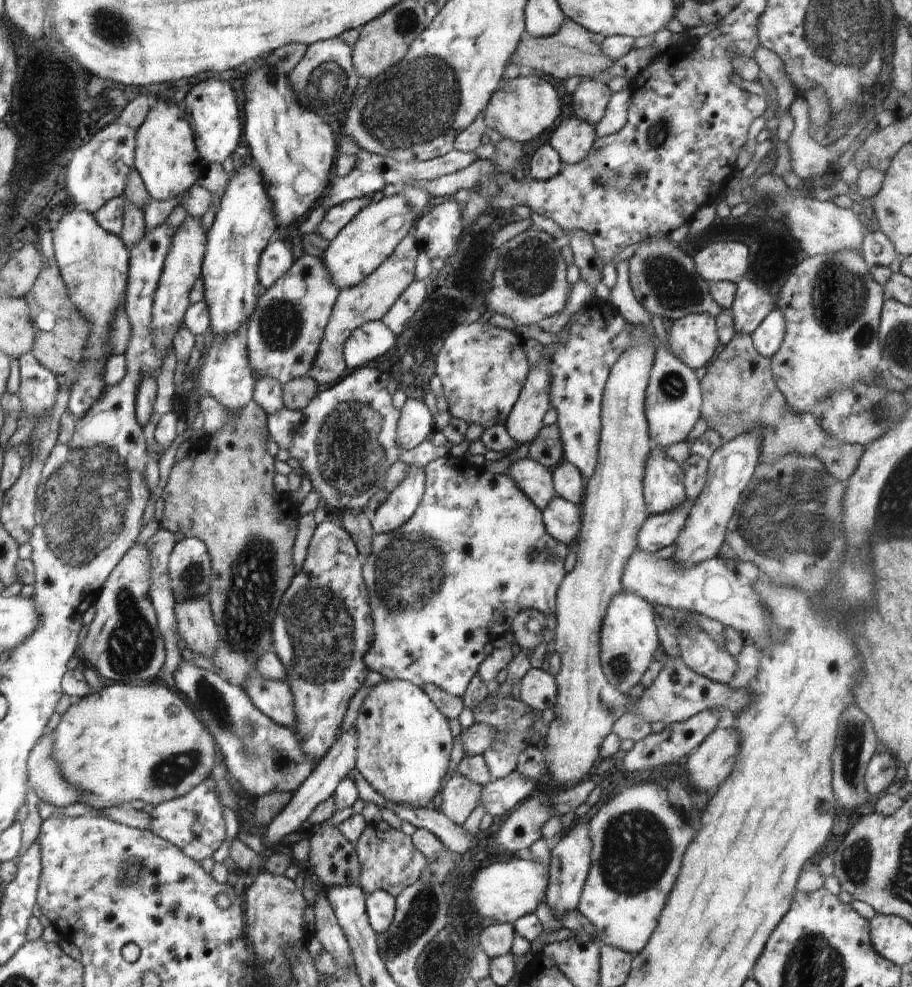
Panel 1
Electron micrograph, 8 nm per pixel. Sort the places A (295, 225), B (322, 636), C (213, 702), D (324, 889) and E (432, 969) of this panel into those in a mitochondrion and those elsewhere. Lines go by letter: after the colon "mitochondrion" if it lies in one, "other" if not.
A: other
B: mitochondrion
C: mitochondrion
D: other
E: mitochondrion

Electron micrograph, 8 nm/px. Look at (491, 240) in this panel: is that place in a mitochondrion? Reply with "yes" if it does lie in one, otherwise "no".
yes

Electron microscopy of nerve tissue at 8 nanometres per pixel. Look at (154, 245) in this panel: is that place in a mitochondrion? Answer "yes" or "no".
no

